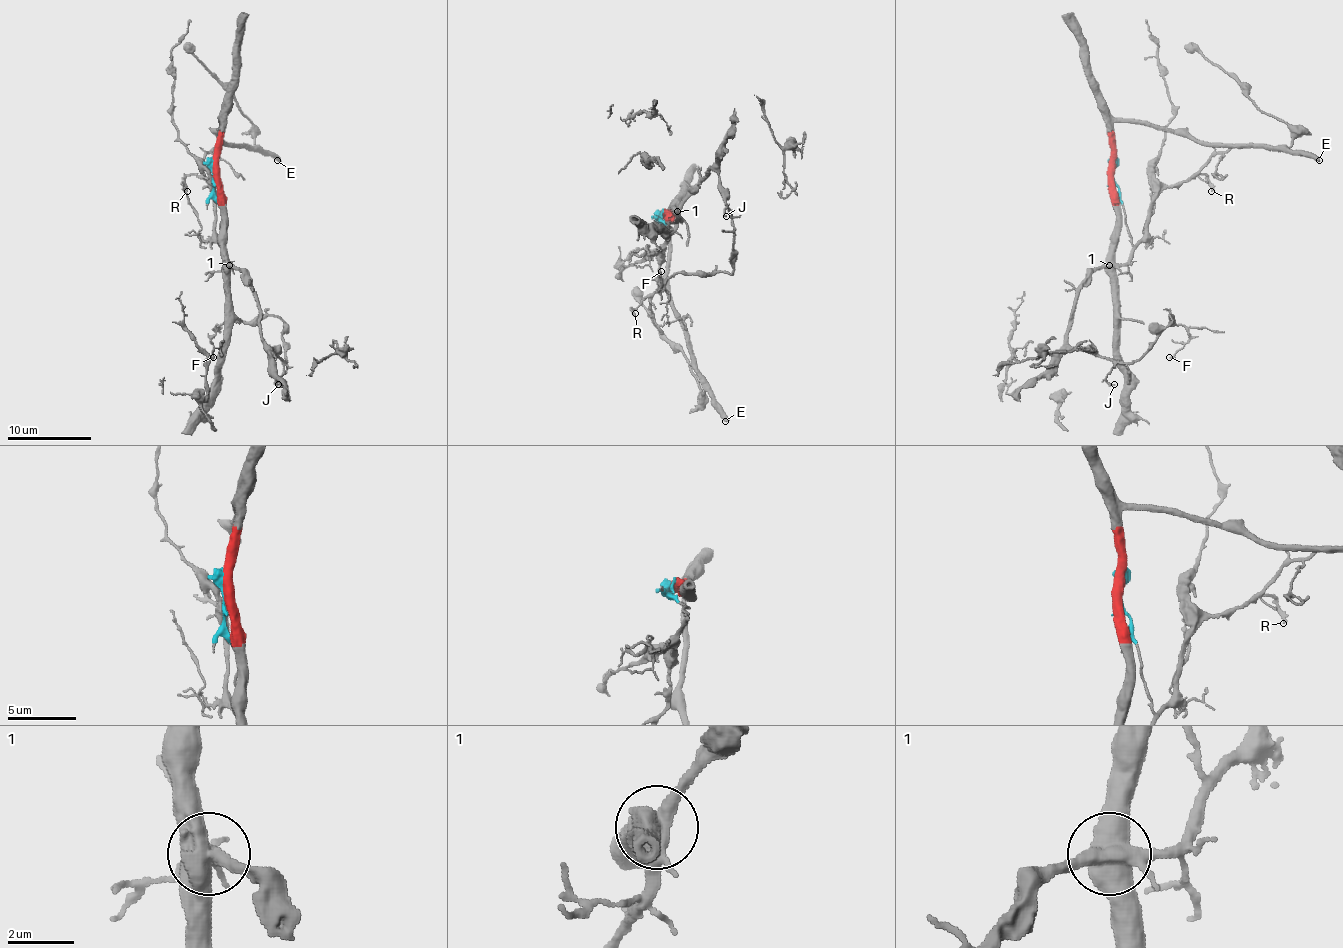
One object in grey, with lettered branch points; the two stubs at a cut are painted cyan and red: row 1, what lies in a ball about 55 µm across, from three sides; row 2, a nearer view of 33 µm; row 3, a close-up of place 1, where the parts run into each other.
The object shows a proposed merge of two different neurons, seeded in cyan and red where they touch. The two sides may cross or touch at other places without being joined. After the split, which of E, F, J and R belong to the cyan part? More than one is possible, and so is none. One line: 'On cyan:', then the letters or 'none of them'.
On cyan: F, J, R

